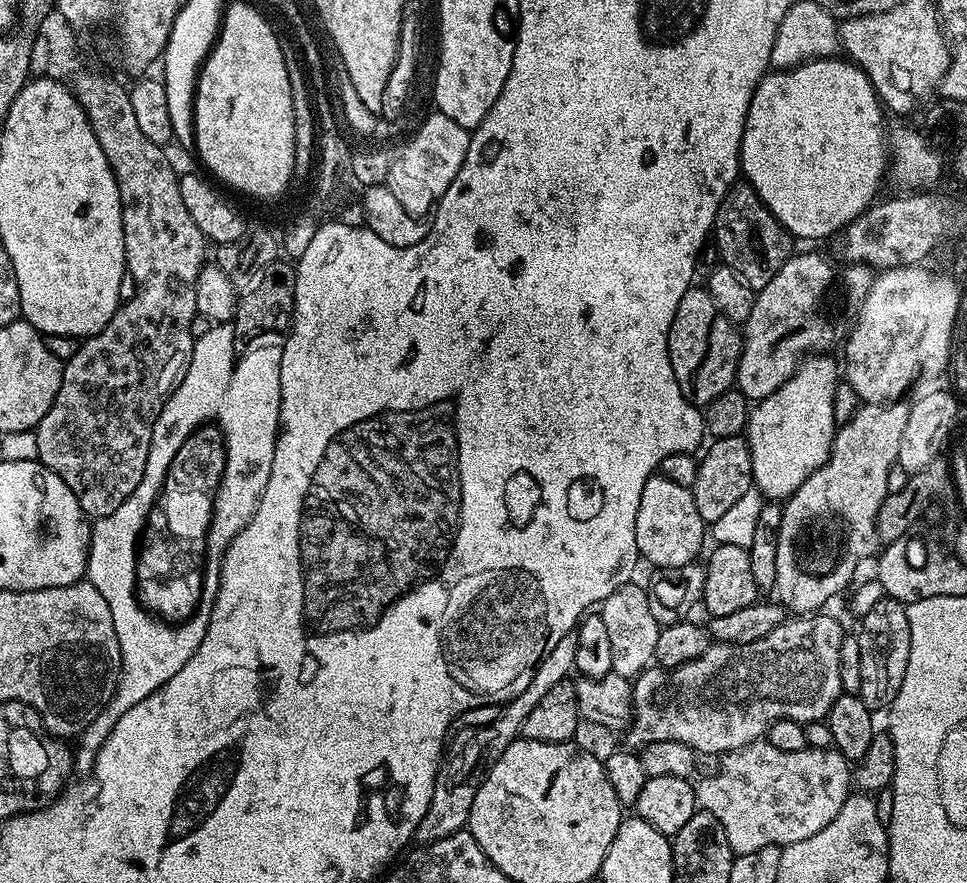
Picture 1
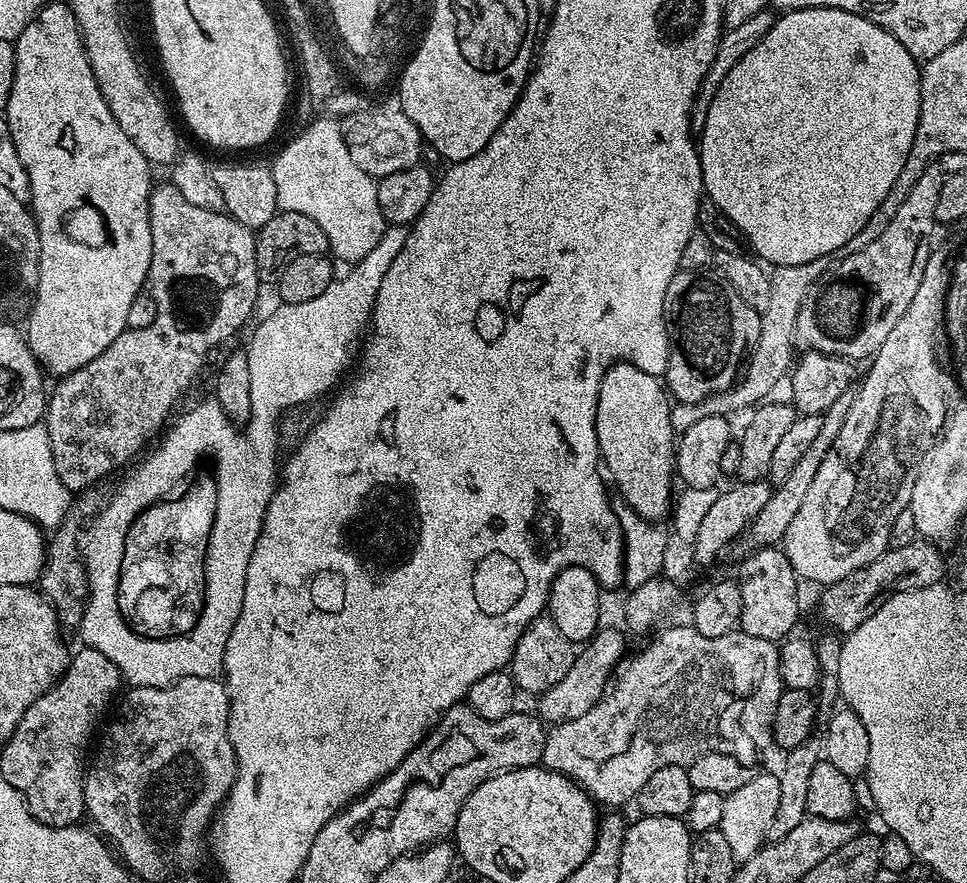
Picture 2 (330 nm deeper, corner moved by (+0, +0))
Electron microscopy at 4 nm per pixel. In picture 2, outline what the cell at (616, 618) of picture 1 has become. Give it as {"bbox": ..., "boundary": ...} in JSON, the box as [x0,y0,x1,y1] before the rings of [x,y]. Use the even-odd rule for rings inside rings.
{"bbox":[538,627,624,722],"boundary":[[[601,627],[596,635],[576,652],[576,661],[570,666],[566,678],[562,678],[550,690],[539,693],[540,712],[538,711],[538,716],[541,721],[559,722],[570,718],[582,718],[586,710],[590,710],[601,700],[621,663],[620,655],[624,652],[622,633],[624,632],[615,628]]]}

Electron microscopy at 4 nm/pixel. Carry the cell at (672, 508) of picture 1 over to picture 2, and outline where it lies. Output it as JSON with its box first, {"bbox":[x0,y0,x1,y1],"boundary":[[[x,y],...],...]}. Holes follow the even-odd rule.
{"bbox":[596,362,674,522],"boundary":[[[617,362],[609,366],[600,383],[600,389],[598,390],[596,441],[598,442],[598,450],[600,451],[600,459],[603,467],[606,469],[606,472],[606,467],[608,467],[609,473],[607,472],[607,475],[610,477],[610,480],[610,475],[612,475],[612,480],[616,483],[617,490],[620,491],[619,499],[636,511],[642,519],[653,522],[664,522],[664,519],[667,521],[674,507],[674,491],[672,492],[672,480],[674,484],[674,433],[672,431],[672,404],[670,403],[669,393],[662,383],[661,377],[646,374],[646,370],[638,370],[638,366],[634,366],[633,364]]]}

